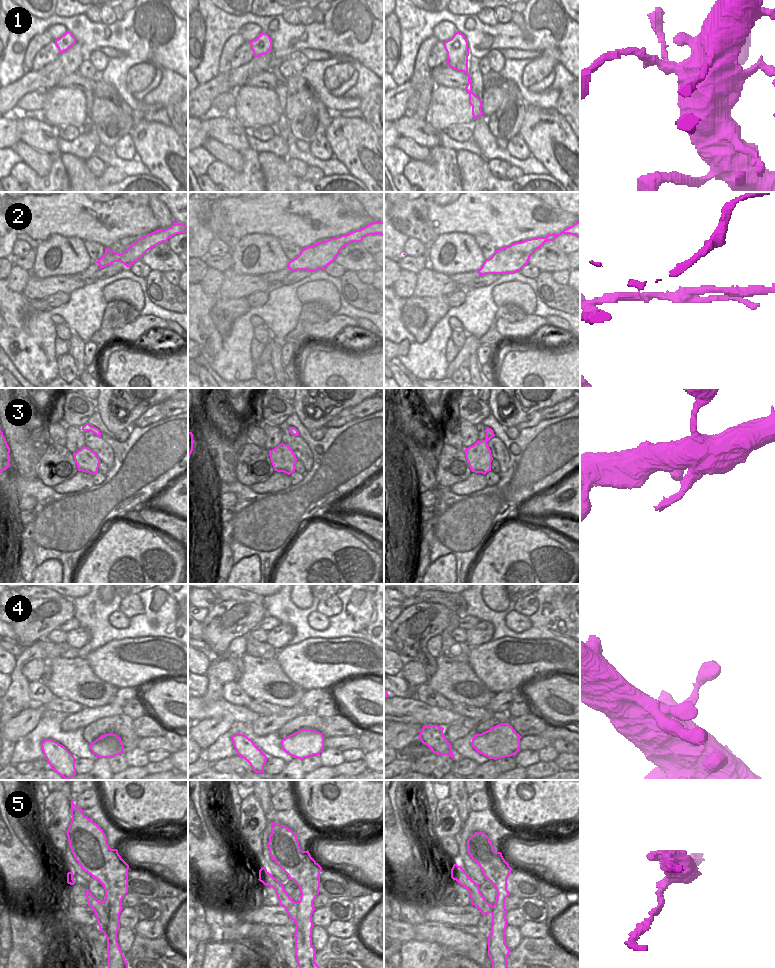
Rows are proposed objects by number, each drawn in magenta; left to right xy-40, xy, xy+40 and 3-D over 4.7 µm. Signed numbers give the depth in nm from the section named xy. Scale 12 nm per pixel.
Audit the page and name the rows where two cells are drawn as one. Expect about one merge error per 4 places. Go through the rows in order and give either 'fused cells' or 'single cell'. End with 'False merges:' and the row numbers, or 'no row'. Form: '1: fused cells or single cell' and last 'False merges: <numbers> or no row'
1: single cell
2: fused cells
3: single cell
4: single cell
5: fused cells
False merges: 2, 5

